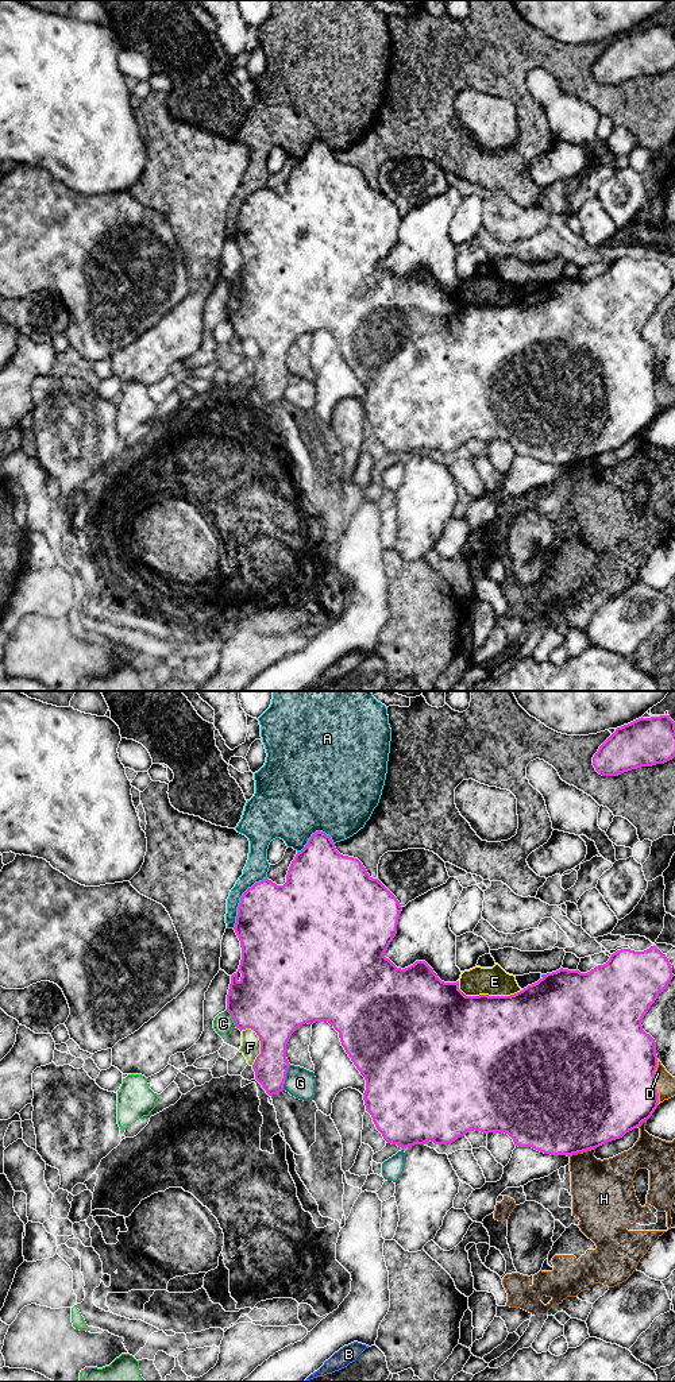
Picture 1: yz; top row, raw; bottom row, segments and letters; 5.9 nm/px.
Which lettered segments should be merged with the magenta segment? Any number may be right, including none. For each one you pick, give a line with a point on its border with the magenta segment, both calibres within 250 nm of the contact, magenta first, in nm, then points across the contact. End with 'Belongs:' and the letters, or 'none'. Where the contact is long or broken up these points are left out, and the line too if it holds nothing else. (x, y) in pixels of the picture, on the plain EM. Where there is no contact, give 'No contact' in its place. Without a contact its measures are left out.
Belongs: none

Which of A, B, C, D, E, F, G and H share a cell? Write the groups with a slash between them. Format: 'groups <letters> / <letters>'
groups A / B / C / D E H / F / G

